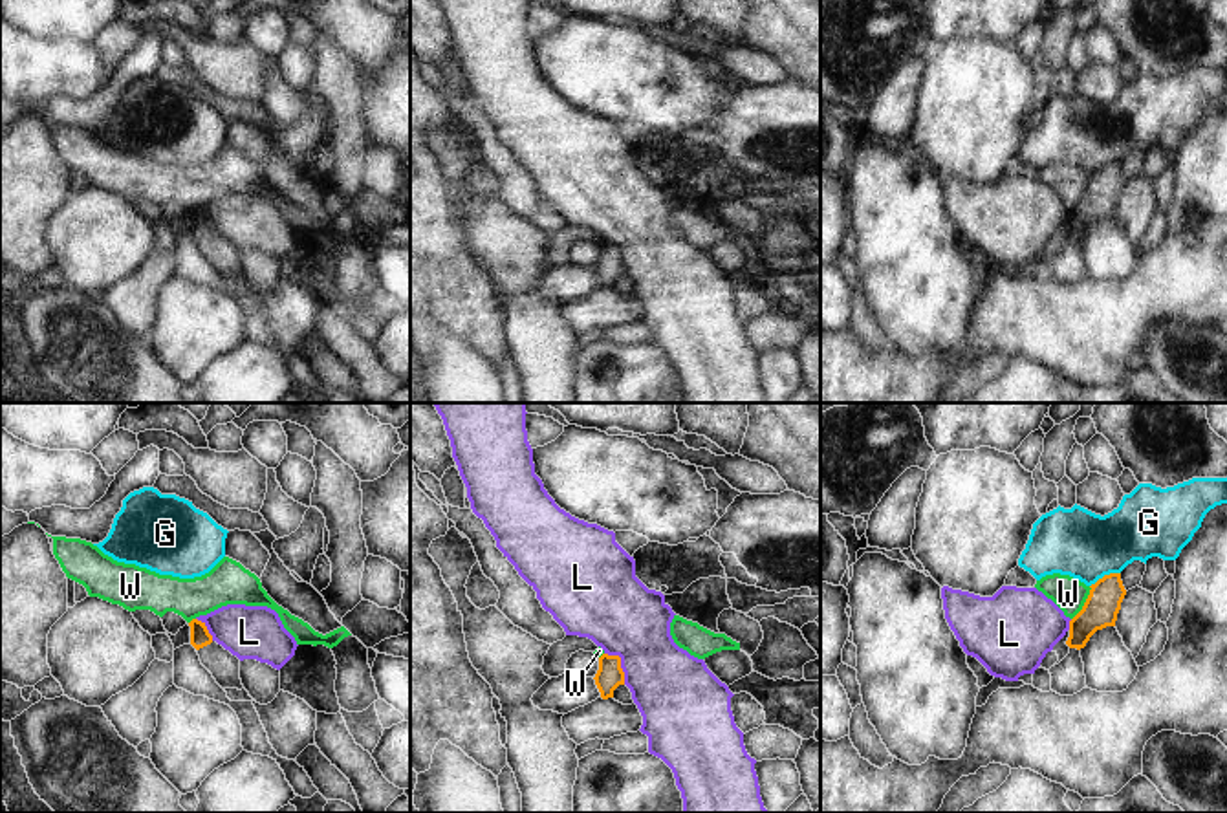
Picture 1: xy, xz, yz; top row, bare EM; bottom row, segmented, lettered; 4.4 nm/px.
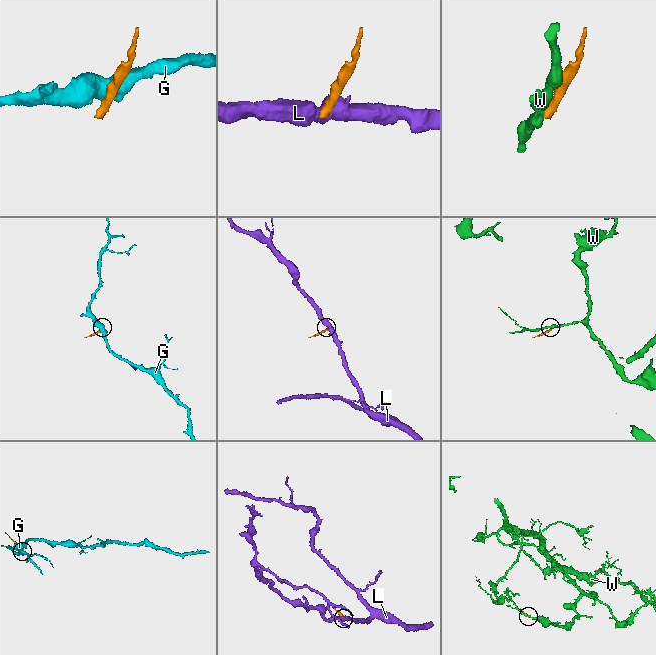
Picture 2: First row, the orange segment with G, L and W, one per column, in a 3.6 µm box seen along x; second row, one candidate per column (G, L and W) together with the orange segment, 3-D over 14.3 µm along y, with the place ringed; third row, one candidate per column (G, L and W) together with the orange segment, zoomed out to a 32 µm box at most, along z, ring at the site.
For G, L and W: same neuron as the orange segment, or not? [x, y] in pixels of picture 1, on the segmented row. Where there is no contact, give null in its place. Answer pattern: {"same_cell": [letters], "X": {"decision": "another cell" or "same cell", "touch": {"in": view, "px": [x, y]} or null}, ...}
{"same_cell": [], "G": {"decision": "another cell", "touch": {"in": "yz", "px": [1105, 575]}}, "L": {"decision": "another cell", "touch": {"in": "xz", "px": [619, 663]}}, "W": {"decision": "another cell", "touch": {"in": "yz", "px": [1085, 603]}}}

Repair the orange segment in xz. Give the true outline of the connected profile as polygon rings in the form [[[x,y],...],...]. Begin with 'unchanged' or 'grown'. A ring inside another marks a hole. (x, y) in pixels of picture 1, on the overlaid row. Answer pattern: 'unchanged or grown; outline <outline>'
unchanged; outline [[[603,654],[599,657],[599,670],[593,679],[603,699],[614,698],[614,690],[619,685],[624,685],[624,672],[621,668],[621,657]]]

